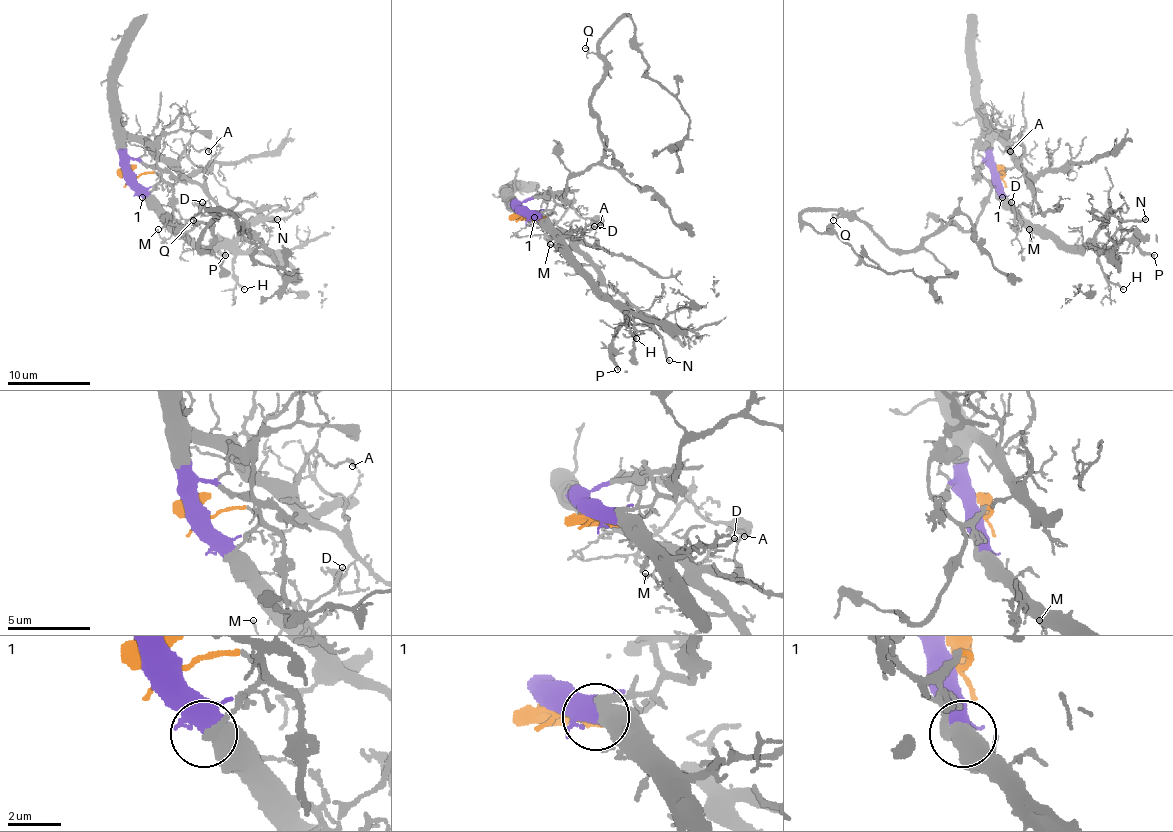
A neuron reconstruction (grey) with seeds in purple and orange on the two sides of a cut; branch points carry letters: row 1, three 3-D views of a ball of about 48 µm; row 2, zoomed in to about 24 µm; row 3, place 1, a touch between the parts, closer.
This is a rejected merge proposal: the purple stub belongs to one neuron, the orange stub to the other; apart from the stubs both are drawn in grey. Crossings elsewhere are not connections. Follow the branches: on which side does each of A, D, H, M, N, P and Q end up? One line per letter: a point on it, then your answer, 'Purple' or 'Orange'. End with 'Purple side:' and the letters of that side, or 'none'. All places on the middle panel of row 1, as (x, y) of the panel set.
A: Place: (600, 225). Purple
D: Place: (594, 226). Purple
H: Place: (636, 338). Purple
M: Place: (550, 244). Purple
N: Place: (669, 360). Purple
P: Place: (617, 369). Purple
Q: Place: (585, 48). Orange
Purple side: A, D, H, M, N, P

